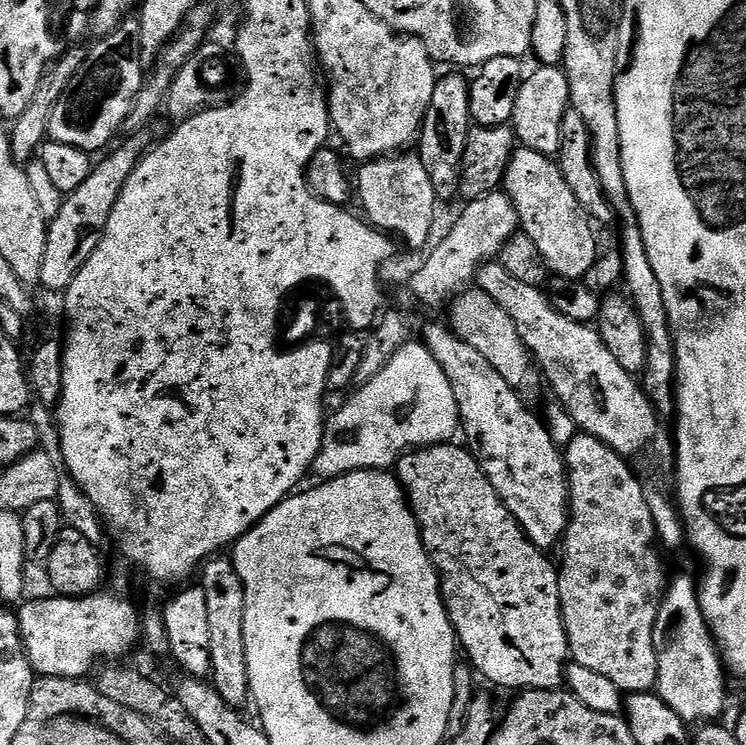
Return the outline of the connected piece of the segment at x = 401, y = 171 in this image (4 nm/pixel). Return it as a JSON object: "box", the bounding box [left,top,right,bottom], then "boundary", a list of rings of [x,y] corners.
{"box":[358,154,438,250],"boundary":[[[393,154],[367,161],[361,167],[364,169],[360,172],[360,180],[358,176],[358,204],[360,200],[364,207],[363,215],[381,233],[391,234],[400,240],[402,238],[408,243],[409,249],[420,250],[430,238],[430,226],[438,197],[419,155],[408,155]]]}

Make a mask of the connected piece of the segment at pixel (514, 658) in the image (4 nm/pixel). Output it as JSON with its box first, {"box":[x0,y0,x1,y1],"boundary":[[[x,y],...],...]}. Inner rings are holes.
{"box":[394,442,570,690],"boundary":[[[456,442],[446,444],[432,444],[429,448],[418,448],[409,450],[397,462],[394,475],[400,482],[400,487],[404,489],[404,495],[408,497],[408,504],[412,507],[412,512],[416,515],[416,521],[420,527],[420,537],[427,550],[429,558],[432,560],[436,571],[440,573],[440,592],[444,595],[444,607],[448,609],[448,617],[452,623],[452,629],[456,632],[456,639],[459,647],[469,656],[471,667],[477,673],[480,672],[492,684],[497,684],[500,688],[516,688],[515,690],[531,690],[533,688],[559,689],[565,683],[564,670],[570,660],[568,651],[568,635],[564,629],[564,619],[562,618],[562,606],[560,605],[560,574],[555,563],[547,560],[545,549],[534,546],[530,542],[528,535],[522,530],[522,526],[510,514],[510,510],[498,498],[494,486],[490,486],[490,478],[482,470],[482,466],[468,451],[467,447],[456,445]]]}

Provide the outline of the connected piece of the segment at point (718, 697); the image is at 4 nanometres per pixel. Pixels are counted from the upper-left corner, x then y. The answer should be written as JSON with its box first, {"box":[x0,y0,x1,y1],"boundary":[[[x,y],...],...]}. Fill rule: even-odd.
{"box":[654,576,728,726],"boundary":[[[676,576],[673,580],[671,577],[667,581],[654,626],[654,646],[658,658],[655,694],[688,726],[719,721],[728,700],[728,688],[724,685],[726,669],[702,614],[697,581],[688,576]]]}

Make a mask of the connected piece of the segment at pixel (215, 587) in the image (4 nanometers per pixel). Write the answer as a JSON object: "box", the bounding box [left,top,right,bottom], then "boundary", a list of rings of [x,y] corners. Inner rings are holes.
{"box":[198,554,252,709],"boundary":[[[217,554],[211,560],[205,560],[198,572],[199,587],[206,594],[206,607],[208,607],[210,621],[210,658],[206,661],[207,667],[212,667],[210,683],[217,694],[231,708],[243,709],[244,703],[249,703],[252,687],[250,674],[246,666],[246,590],[242,586],[242,578],[238,578],[236,564],[227,555]]]}

